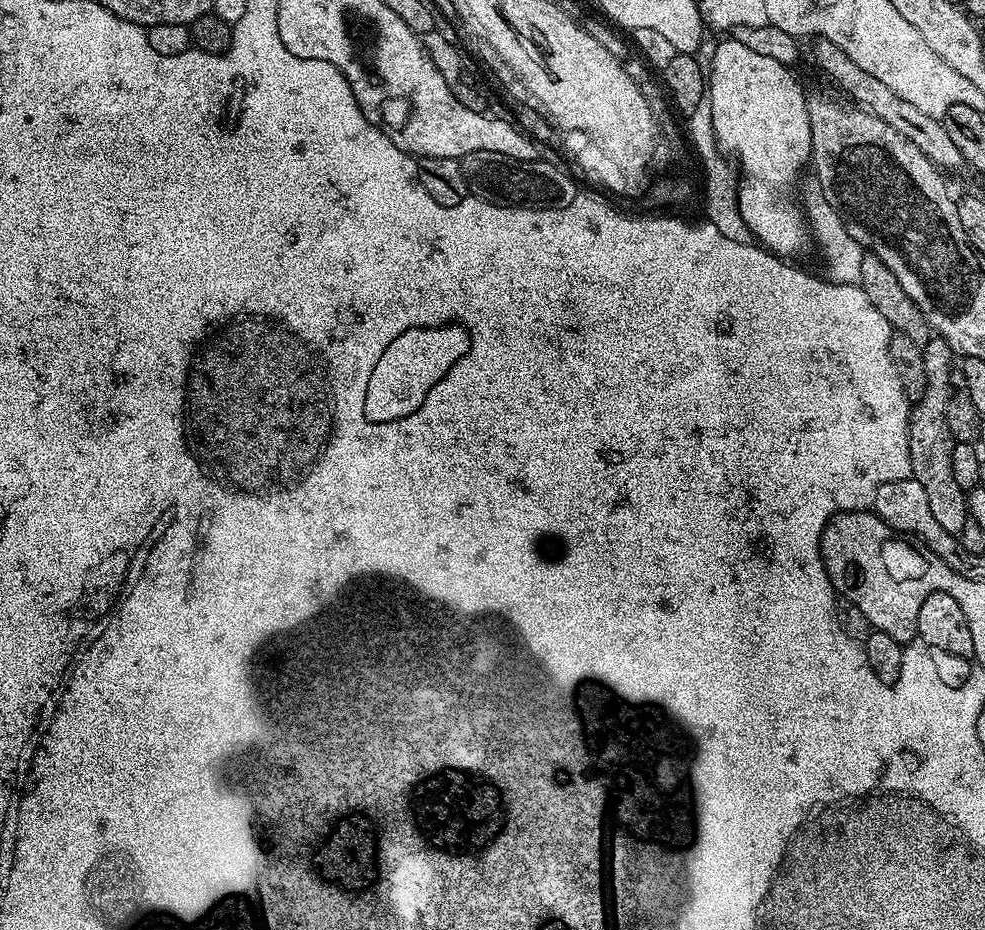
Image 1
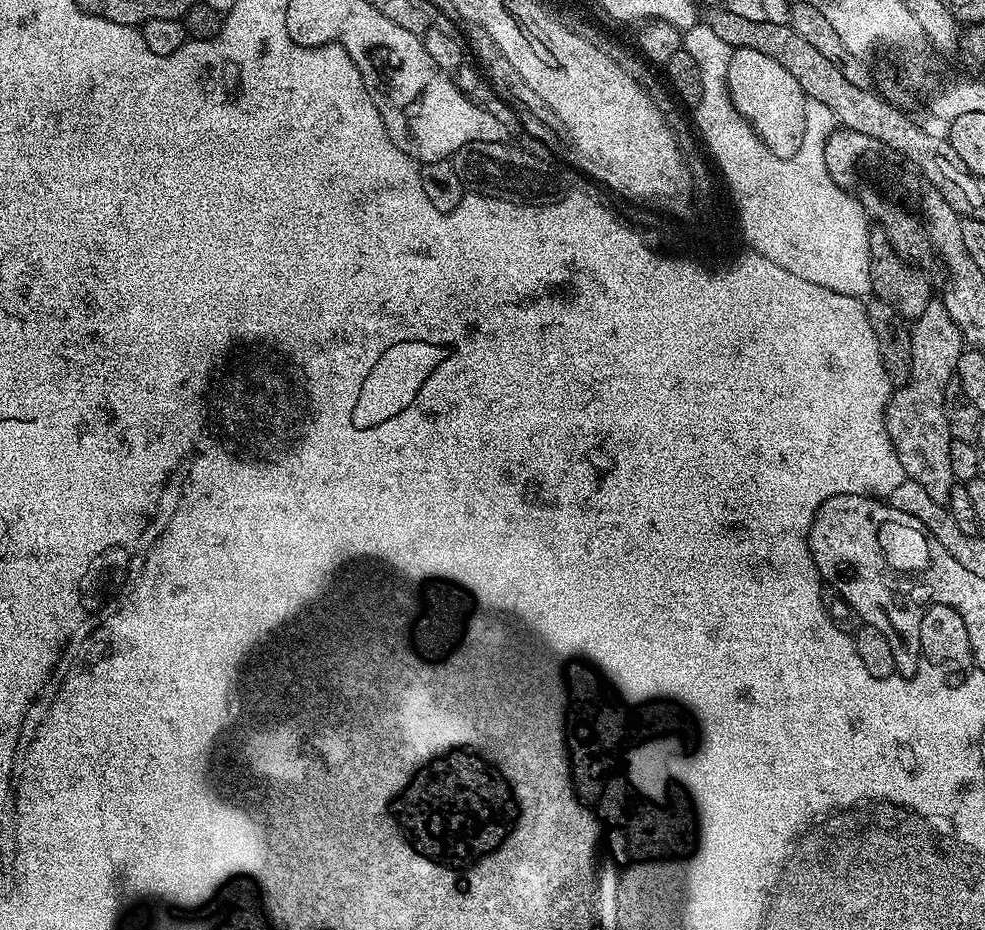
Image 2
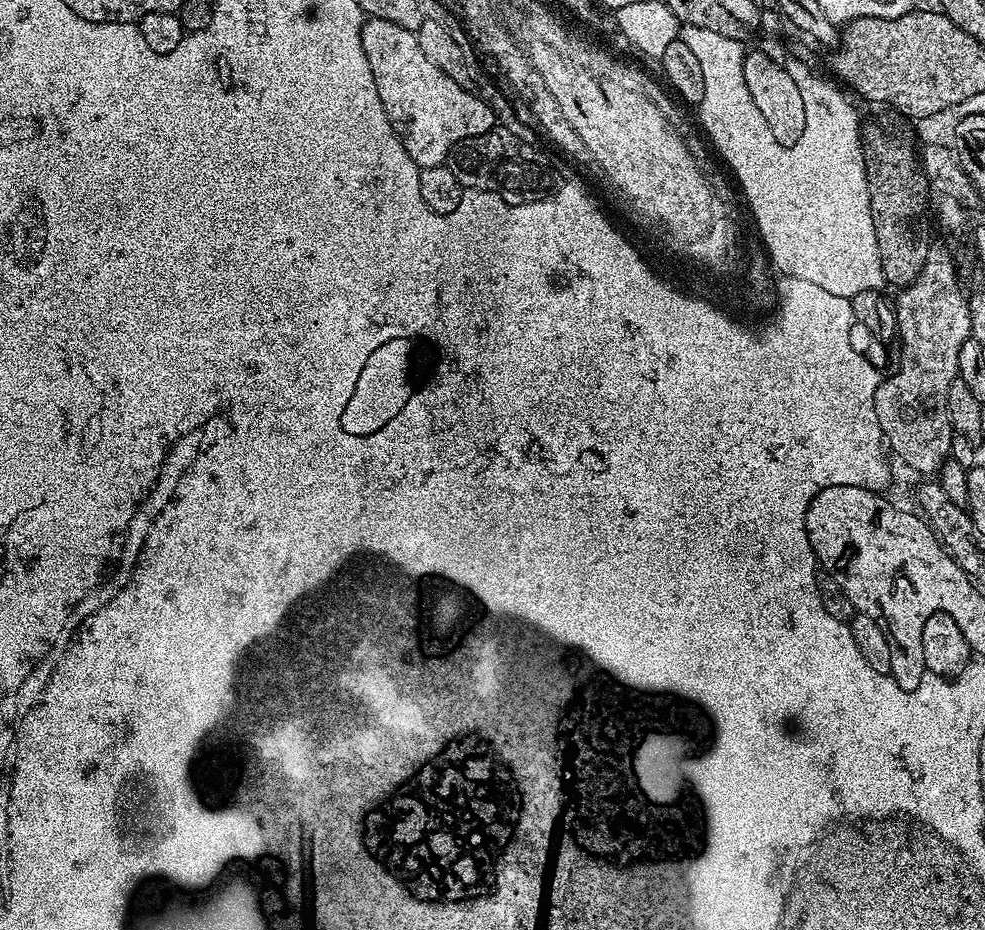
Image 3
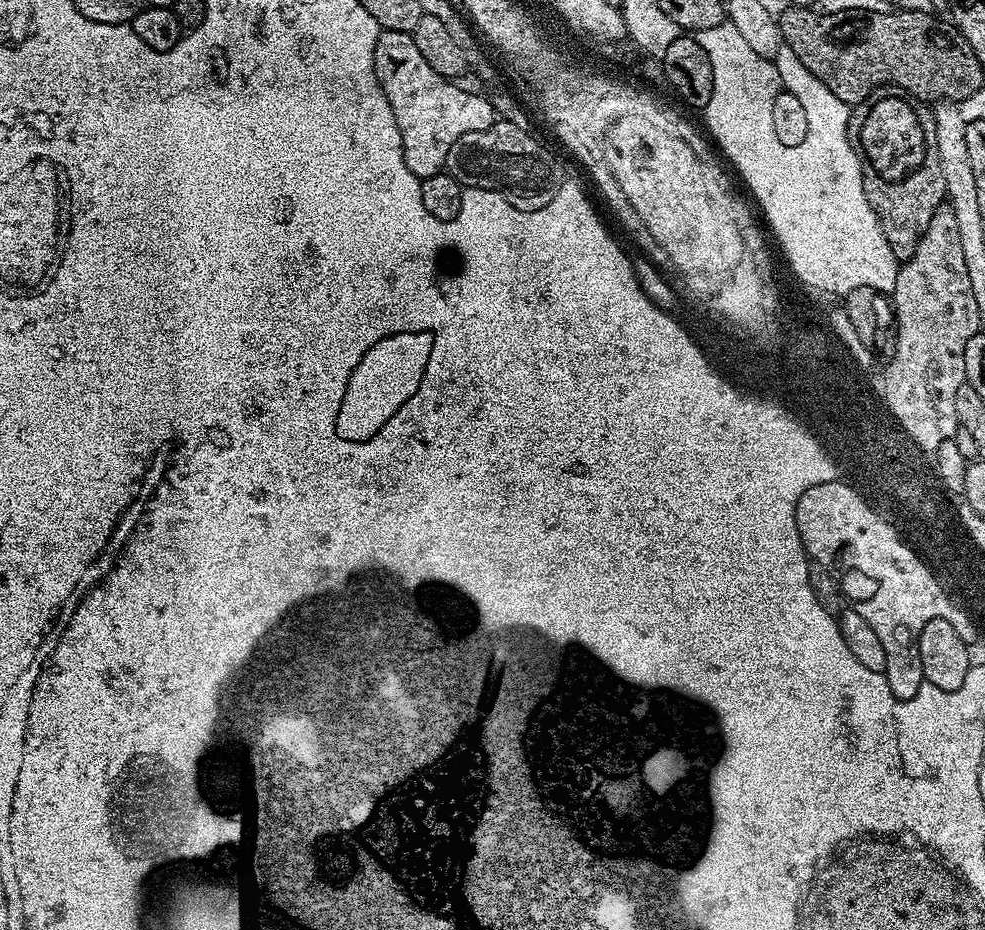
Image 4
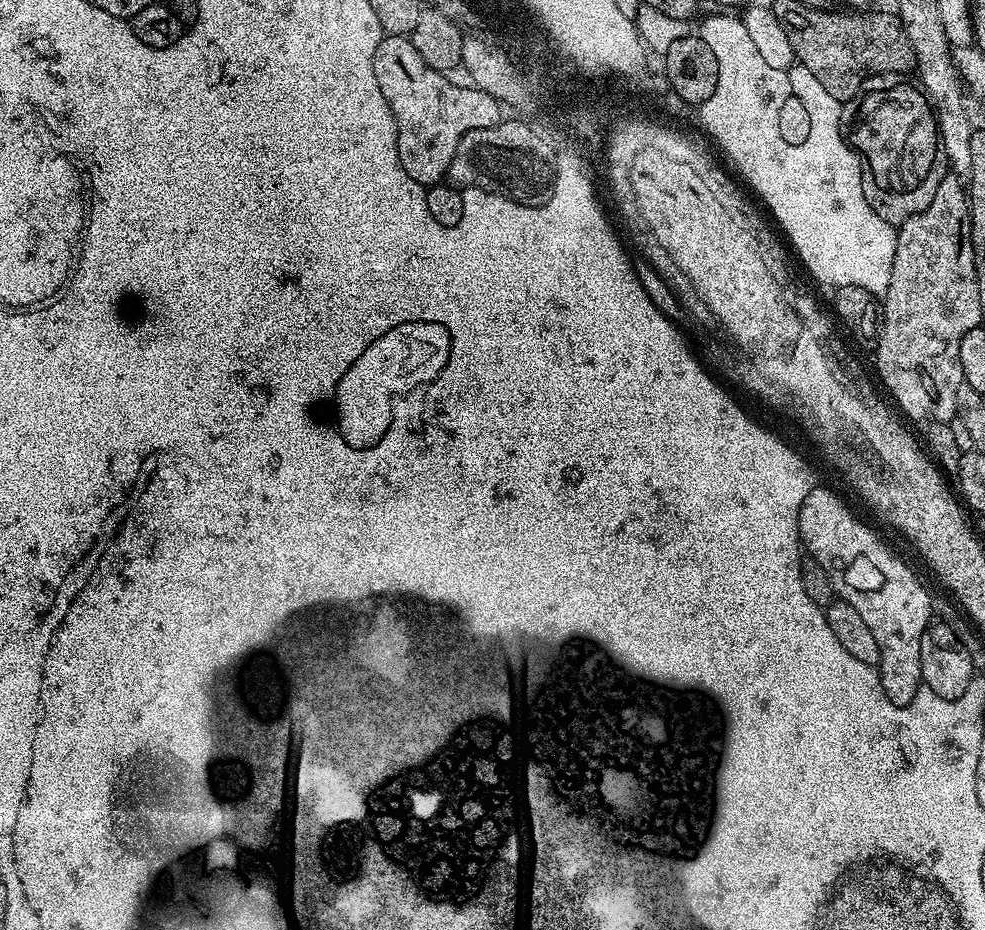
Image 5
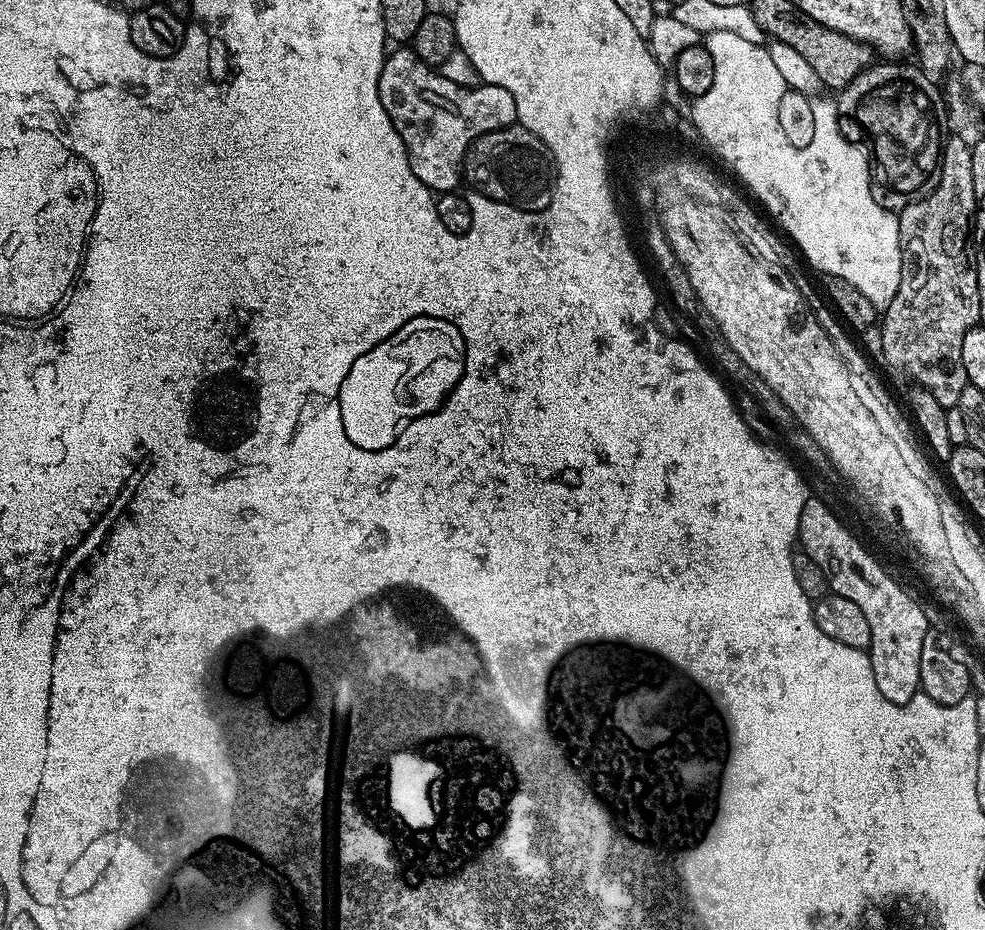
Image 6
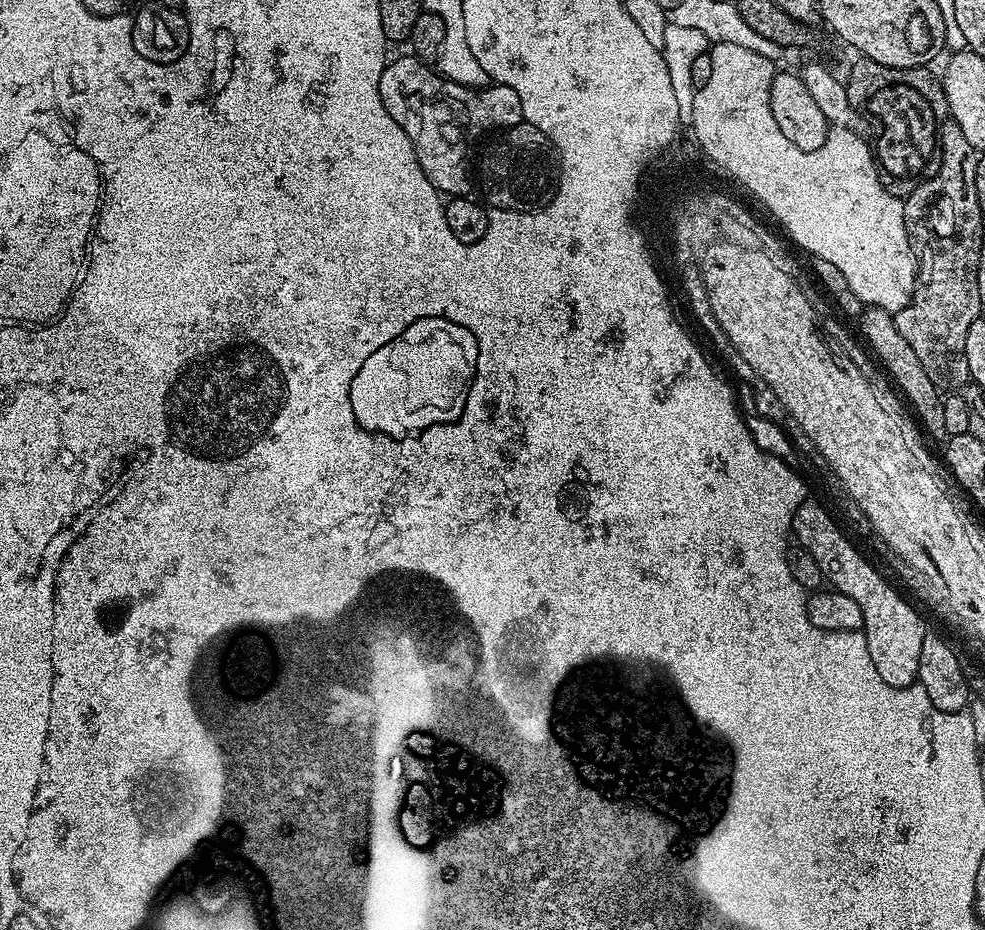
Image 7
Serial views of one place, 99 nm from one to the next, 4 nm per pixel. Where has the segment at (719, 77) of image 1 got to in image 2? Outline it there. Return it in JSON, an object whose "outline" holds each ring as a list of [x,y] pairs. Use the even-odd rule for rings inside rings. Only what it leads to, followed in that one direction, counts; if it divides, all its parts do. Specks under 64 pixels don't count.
{"outline":[[[735,49],[728,67],[728,95],[732,98],[732,105],[744,115],[744,119],[760,136],[761,142],[775,156],[790,158],[802,145],[809,122],[808,97],[802,86],[798,86],[794,74],[778,66],[774,58],[758,54],[758,50]]]}

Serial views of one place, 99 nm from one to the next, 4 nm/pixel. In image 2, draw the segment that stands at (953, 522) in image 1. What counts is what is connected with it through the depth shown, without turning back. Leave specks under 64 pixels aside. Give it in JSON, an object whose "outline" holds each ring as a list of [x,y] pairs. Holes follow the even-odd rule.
{"outline":[[[929,302],[919,318],[911,321],[912,376],[892,393],[884,414],[890,442],[902,462],[907,479],[918,482],[934,502],[947,505],[952,496],[950,446],[953,439],[946,422],[946,386],[956,374],[958,358],[966,350],[964,335],[958,330],[954,318],[939,302]]]}

